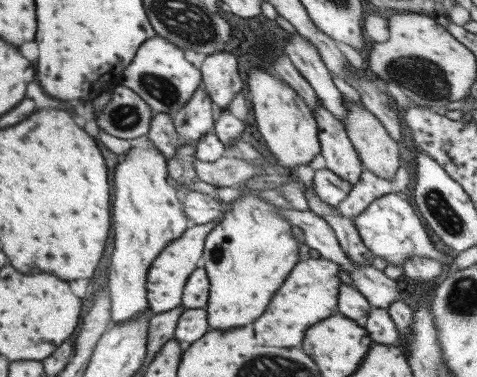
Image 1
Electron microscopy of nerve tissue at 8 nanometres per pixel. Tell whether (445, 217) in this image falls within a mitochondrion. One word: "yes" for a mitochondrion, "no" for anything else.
yes

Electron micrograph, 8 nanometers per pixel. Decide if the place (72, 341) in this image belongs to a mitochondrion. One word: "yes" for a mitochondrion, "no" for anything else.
no

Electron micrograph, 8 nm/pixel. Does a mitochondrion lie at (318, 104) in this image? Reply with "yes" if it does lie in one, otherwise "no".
no

